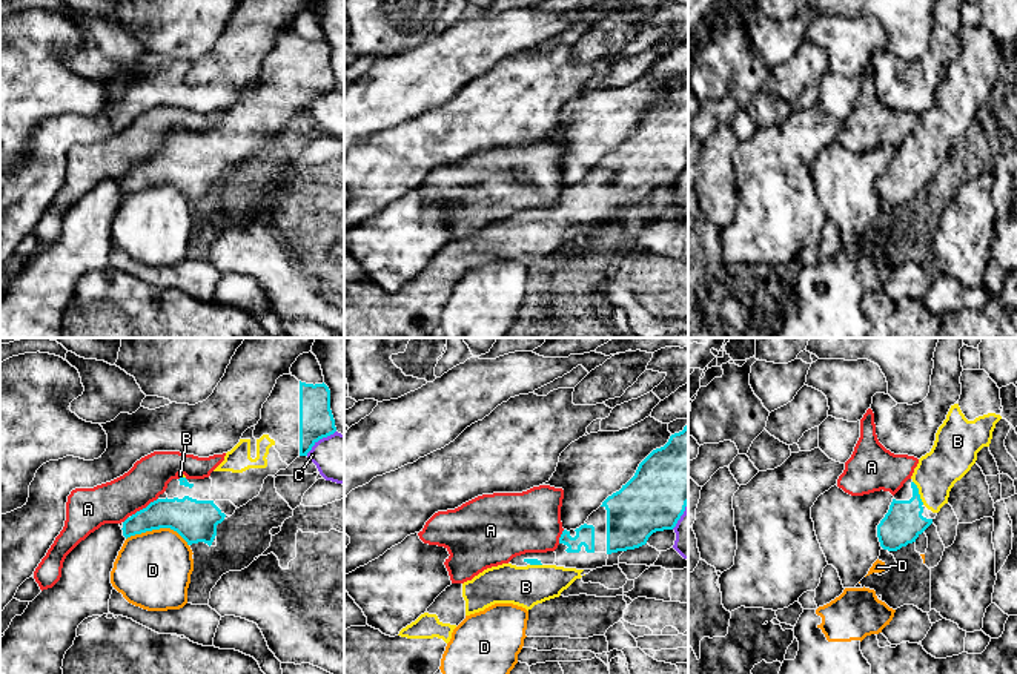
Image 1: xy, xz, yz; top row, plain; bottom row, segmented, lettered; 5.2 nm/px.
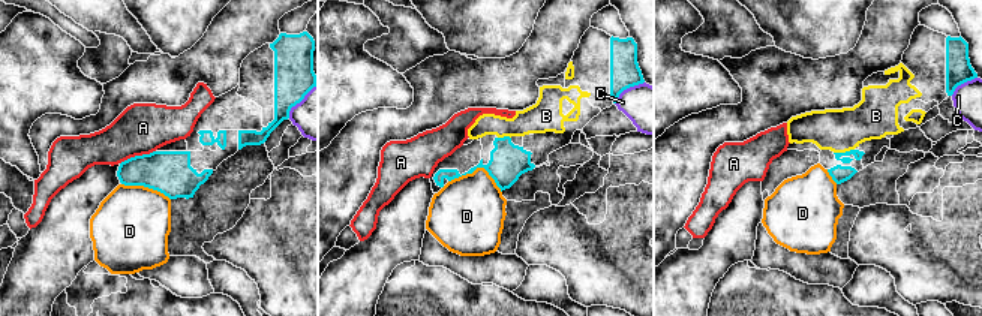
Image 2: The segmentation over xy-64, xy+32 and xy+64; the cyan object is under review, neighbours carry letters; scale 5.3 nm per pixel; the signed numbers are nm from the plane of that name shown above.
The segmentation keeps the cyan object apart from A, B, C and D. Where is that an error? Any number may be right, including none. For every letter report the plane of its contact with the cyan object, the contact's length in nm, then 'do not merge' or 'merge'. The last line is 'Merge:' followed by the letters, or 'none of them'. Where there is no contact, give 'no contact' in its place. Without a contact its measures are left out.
A: xy | 170 nm | do not merge
B: yz | 140 nm | merge
C: xy | 200 nm | do not merge
D: xy | 340 nm | do not merge
Merge: B

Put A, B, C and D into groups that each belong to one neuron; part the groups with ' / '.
A / B / C / D

